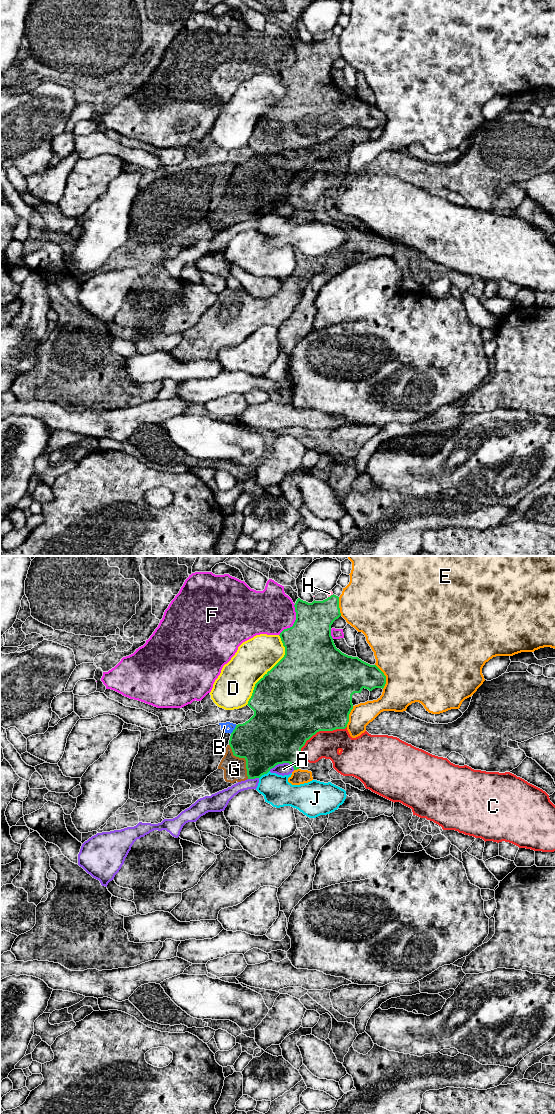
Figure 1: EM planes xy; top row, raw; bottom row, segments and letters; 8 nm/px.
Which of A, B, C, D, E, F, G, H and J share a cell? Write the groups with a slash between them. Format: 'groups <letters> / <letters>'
groups A / B G / C / D / E / F / H / J

